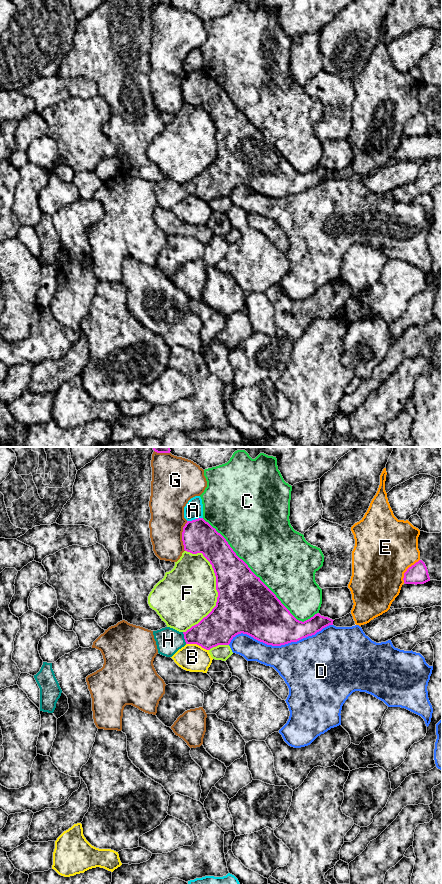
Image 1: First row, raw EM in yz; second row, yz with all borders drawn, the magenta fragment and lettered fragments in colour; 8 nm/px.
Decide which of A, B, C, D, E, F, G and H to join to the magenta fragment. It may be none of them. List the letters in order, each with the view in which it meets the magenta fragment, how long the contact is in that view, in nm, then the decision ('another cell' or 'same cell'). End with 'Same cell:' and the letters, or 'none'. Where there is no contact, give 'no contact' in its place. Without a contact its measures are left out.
A: yz | 130 nm | another cell
B: yz | 190 nm | another cell
C: yz | 1200 nm | another cell
D: yz | 850 nm | another cell
E: yz | 240 nm | another cell
F: yz | 650 nm | another cell
G: yz | 240 nm | another cell
H: yz | 100 nm | same cell
Same cell: H

